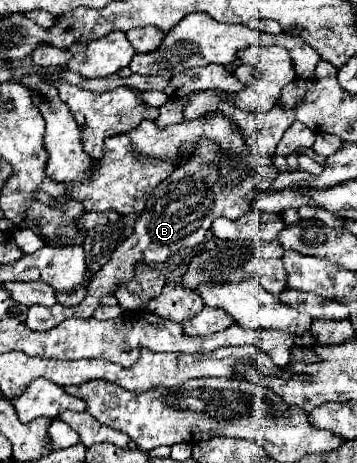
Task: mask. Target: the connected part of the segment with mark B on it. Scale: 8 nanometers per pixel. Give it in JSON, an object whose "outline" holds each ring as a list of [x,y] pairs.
{"outline":[[[203,143],[201,149],[193,157],[187,159],[187,163],[179,165],[173,175],[169,175],[163,183],[159,183],[155,187],[155,191],[147,199],[147,205],[145,205],[141,217],[135,223],[133,235],[123,239],[115,247],[115,251],[111,253],[111,259],[101,267],[101,273],[97,273],[91,279],[85,299],[75,307],[61,307],[59,303],[55,303],[53,307],[31,305],[29,313],[27,313],[27,321],[25,321],[27,327],[33,331],[47,331],[69,317],[81,317],[81,319],[93,317],[95,309],[101,305],[101,297],[115,293],[115,289],[119,285],[131,281],[131,277],[135,275],[137,263],[141,263],[141,261],[147,265],[165,263],[175,253],[179,253],[183,249],[193,249],[199,243],[203,243],[205,233],[209,231],[213,219],[217,219],[217,217],[239,219],[247,211],[251,211],[253,203],[257,199],[257,193],[269,189],[269,183],[263,181],[259,175],[247,177],[245,183],[241,181],[241,185],[225,183],[215,169],[215,159],[219,159],[215,143]]]}

